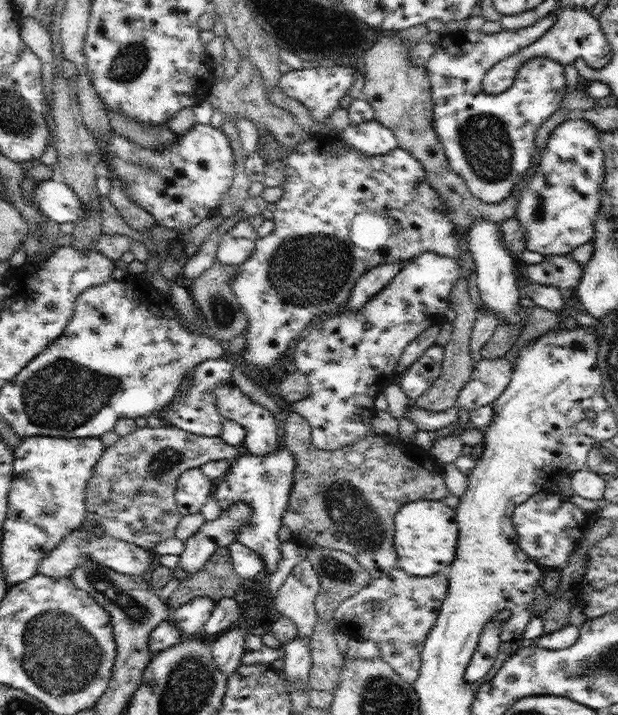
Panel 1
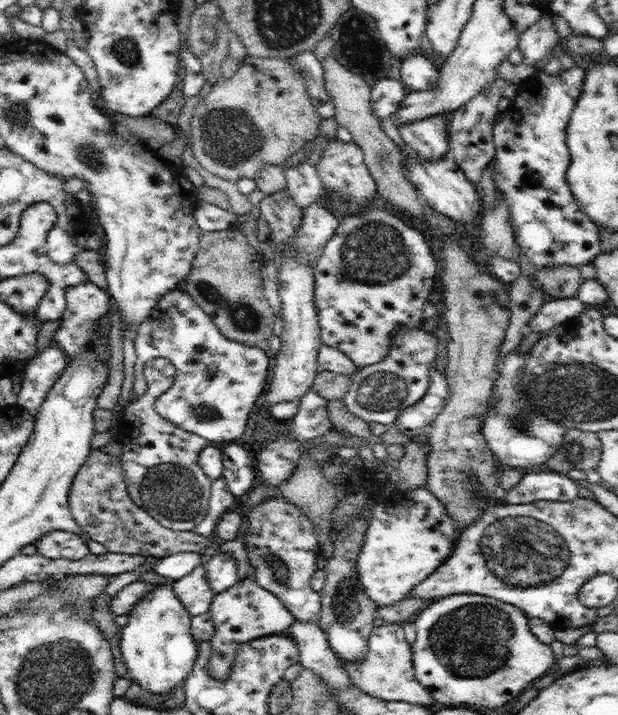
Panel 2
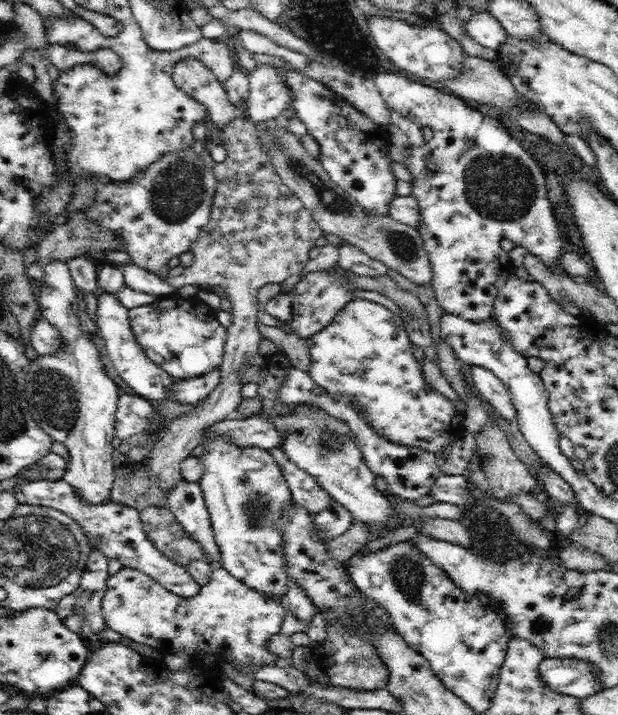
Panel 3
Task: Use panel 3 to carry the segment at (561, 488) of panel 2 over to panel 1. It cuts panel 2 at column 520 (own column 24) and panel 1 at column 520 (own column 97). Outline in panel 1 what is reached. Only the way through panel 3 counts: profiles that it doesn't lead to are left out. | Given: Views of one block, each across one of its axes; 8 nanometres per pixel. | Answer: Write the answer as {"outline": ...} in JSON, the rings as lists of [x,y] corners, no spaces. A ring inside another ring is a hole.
{"outline":[[[542,490],[519,504],[512,516],[518,533],[518,547],[538,566],[562,570],[573,550],[584,540],[588,529],[596,522],[595,511],[583,512],[570,498],[554,491]]]}

